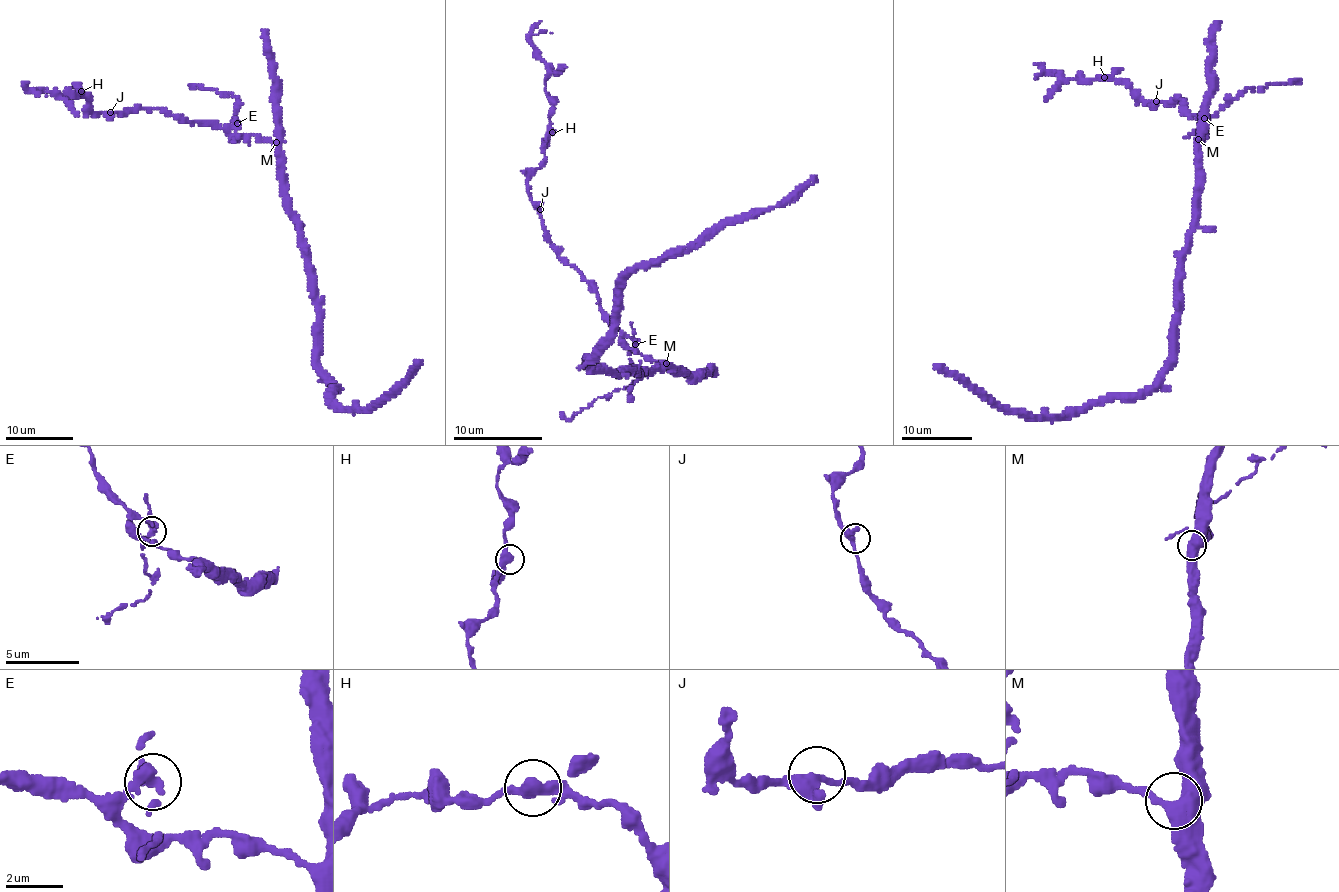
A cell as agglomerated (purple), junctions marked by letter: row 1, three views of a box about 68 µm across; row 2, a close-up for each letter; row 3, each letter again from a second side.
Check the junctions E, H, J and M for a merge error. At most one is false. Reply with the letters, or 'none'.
E

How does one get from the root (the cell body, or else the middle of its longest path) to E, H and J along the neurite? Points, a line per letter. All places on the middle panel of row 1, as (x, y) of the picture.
E: (640, 372), (667, 368), (662, 361), (647, 360), (645, 356), (635, 353), (623, 337), (629, 337), (635, 344)
H: (640, 372), (667, 368), (624, 342), (598, 296), (550, 242), (528, 191), (552, 132)
J: (640, 372), (667, 368), (662, 361), (647, 360), (624, 342), (599, 305), (598, 296), (550, 242), (540, 209)

